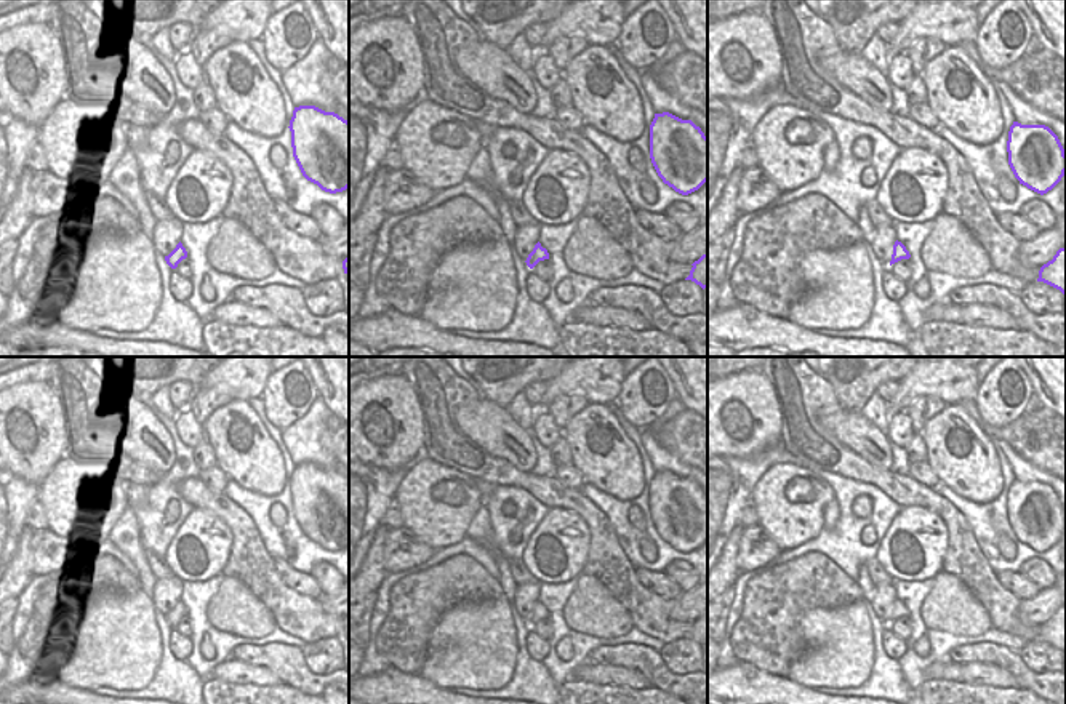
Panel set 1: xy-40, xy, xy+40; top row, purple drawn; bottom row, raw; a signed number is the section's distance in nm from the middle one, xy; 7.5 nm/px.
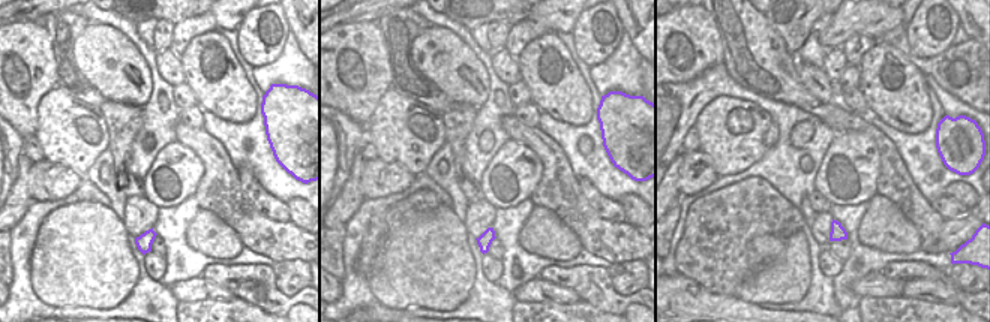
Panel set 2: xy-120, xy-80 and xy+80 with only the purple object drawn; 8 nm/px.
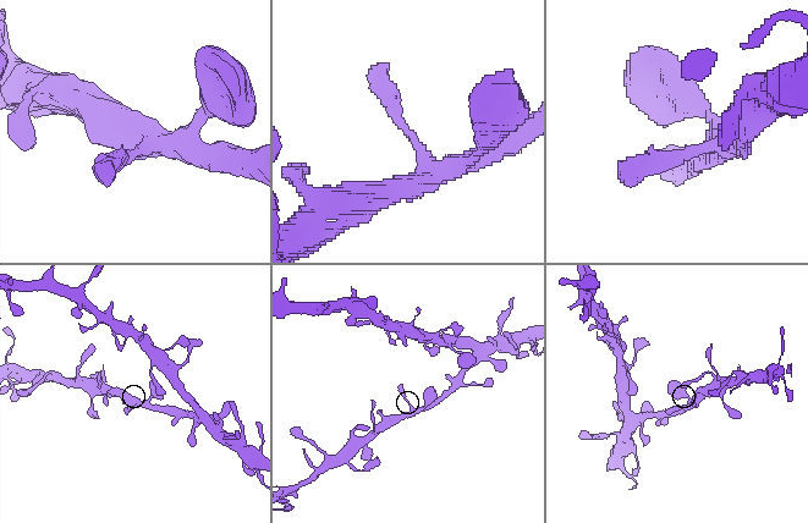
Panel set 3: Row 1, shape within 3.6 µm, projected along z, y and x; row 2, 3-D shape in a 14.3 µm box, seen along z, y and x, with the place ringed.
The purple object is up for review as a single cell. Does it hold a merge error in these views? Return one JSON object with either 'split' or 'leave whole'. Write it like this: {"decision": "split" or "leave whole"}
{"decision": "leave whole"}

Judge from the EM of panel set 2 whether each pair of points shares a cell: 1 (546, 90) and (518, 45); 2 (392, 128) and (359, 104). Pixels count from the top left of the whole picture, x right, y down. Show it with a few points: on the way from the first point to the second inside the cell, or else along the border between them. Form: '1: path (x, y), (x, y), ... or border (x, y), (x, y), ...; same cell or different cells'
1: border (546, 30), (531, 39), (515, 57); different cells
2: border (390, 86), (380, 98), (366, 126); different cells

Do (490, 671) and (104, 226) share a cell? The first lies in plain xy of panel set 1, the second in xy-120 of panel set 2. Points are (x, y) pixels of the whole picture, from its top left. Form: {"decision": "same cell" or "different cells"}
{"decision": "same cell"}

